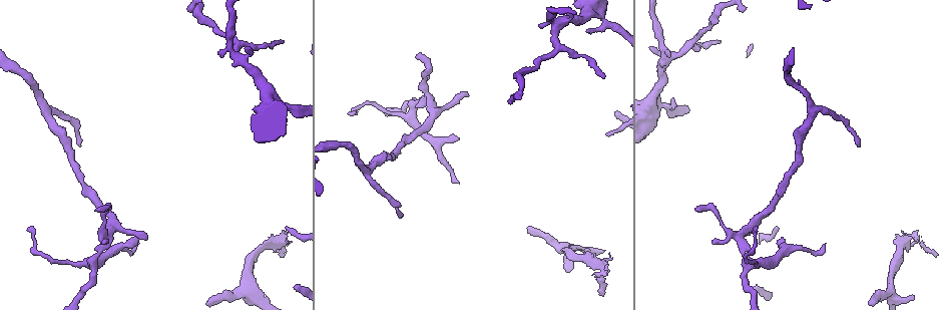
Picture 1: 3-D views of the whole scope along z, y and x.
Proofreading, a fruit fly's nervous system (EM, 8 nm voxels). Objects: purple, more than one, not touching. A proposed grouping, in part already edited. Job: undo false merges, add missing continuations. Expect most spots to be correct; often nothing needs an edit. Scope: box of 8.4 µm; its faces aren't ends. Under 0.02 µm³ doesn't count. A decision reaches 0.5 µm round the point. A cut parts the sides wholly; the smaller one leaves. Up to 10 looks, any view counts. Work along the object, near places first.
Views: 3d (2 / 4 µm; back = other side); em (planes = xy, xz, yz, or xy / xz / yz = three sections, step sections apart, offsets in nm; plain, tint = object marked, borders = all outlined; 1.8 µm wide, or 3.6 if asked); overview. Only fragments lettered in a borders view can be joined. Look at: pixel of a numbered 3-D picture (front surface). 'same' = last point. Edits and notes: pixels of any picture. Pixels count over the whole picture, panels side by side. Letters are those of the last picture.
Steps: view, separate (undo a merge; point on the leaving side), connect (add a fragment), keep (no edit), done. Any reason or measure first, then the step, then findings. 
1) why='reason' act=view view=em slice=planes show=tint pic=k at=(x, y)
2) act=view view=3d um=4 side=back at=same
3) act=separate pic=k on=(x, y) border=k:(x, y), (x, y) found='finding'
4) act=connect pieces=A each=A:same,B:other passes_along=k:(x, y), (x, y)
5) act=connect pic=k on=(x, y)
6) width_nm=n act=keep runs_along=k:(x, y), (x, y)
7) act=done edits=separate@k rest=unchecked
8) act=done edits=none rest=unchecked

act=view view=em slice=planes show=borders pic=1 at=(913, 295)

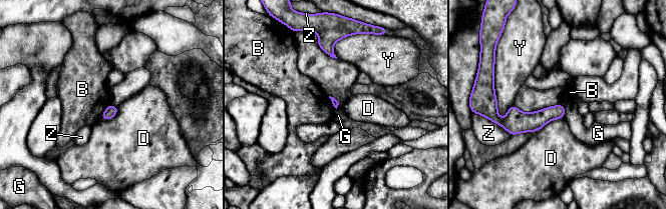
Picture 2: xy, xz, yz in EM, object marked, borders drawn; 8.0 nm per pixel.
act=keep each=B:other,D:other,G:other,Y:other,Z:other border=2:(110, 104), (99, 118) found='no lettered fragment goes on from it'

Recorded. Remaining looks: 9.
why='tapers out' act=view view=3d um=2 pic=1 at=(189, 10)

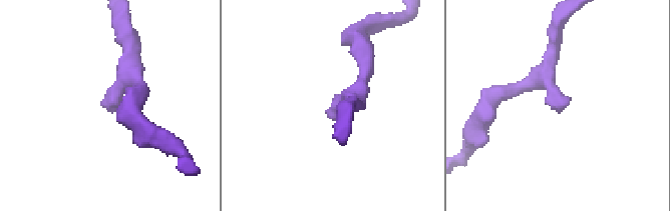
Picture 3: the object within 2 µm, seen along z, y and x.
act=view view=em slice=planes show=borders pic=3 at=(567, 105)

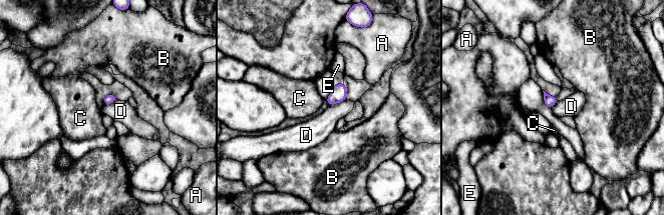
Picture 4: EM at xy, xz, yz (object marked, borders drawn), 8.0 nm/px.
act=keep each=A:other,B:other,C:other,D:other,E:other border=4:(346, 98), (328, 105) found='none of them fits'

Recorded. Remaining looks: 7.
why='an open end' act=view view=em slice=xz step=4 show=tint pic=1 at=(783, 239)

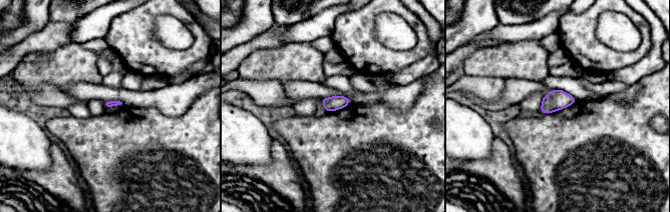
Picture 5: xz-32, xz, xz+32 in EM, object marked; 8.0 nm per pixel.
act=view view=em slice=xy step=16 show=borders at=same

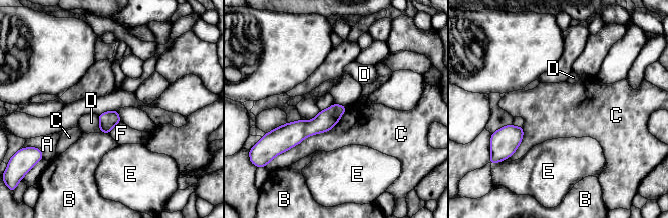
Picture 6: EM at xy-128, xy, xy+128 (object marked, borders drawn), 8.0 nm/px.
act=keep each=A:other,B:other,C:other,D:other,E:other,F:other runs_along=6:(343, 108), (318, 125), (280, 129) found='none of them fits'

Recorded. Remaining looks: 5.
why='free end' act=view view=em slice=planes show=borders pic=1 at=(107, 242)

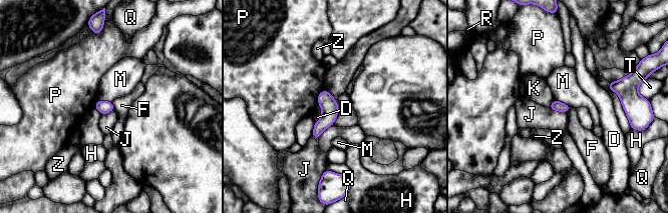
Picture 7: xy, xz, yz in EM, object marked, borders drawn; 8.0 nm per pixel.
act=keep each=D:other,F:other,H:other,J:other,K:other,M:other,P:other,Q:other,R:other,T:other,Z:other runs_along=7:(325, 93), (326, 120), (316, 135) found='none of them fits'

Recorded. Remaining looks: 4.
act=done edits=none rest=unchecked

